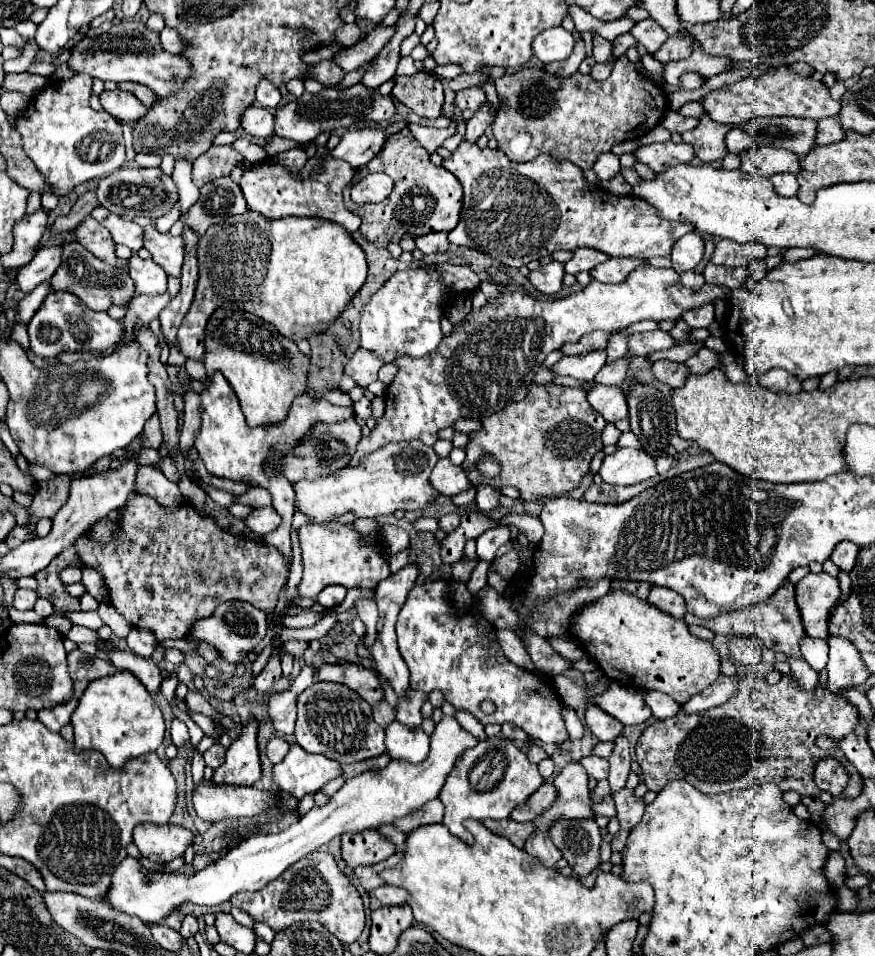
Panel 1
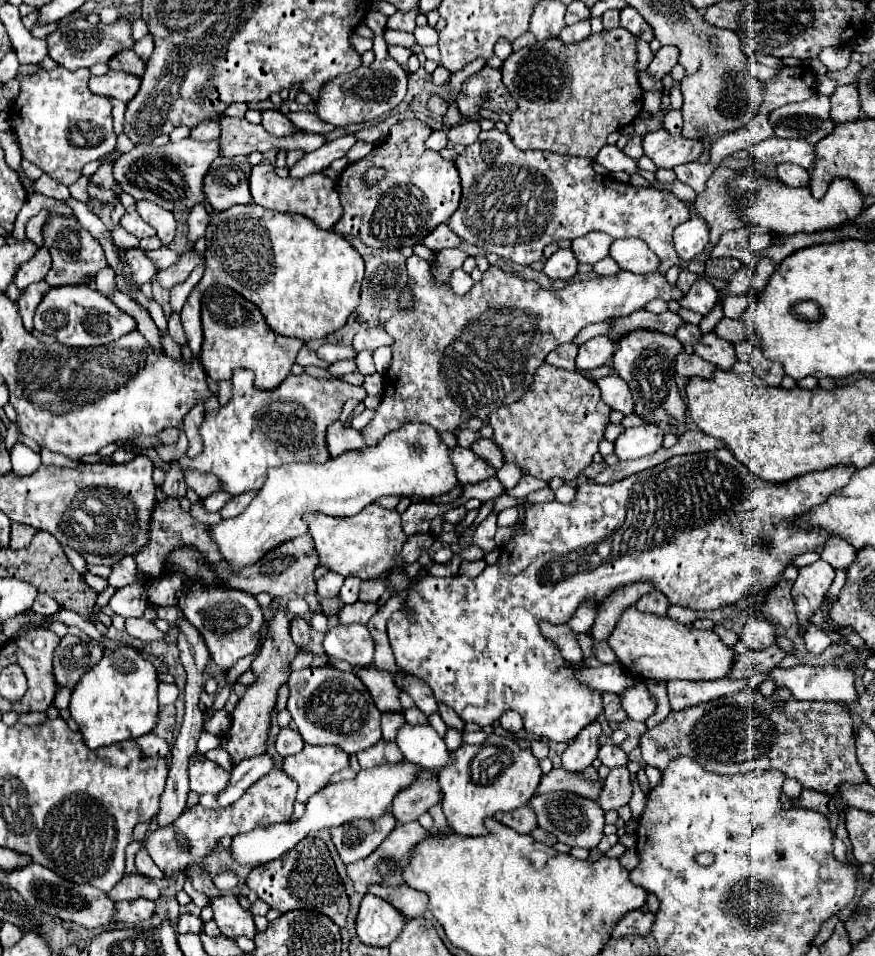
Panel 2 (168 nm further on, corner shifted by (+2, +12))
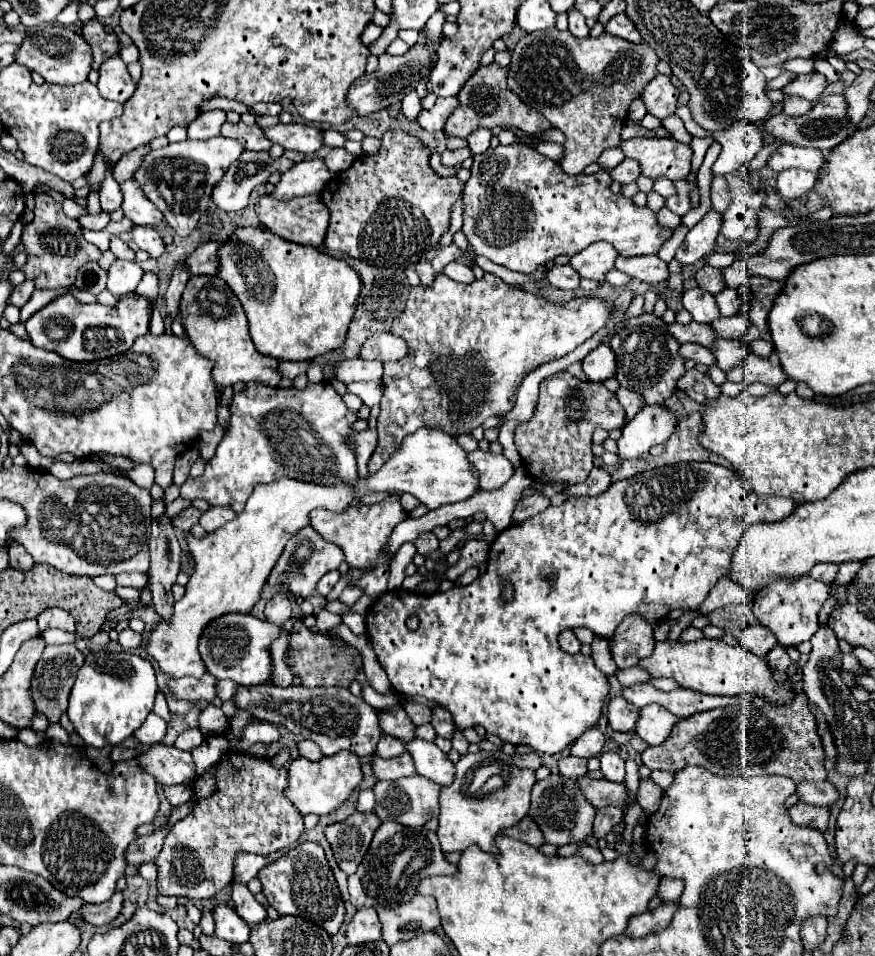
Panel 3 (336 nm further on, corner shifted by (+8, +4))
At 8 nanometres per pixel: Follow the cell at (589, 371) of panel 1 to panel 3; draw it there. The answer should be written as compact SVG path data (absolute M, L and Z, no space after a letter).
M600 344L598 348L590 350L582 360L582 370L590 382L602 382L614 376L616 370L616 356L608 344Z

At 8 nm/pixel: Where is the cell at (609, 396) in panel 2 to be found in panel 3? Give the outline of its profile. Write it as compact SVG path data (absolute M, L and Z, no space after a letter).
M618 388L614 394L626 412L626 422L630 422L636 416L636 412L644 406L644 402L640 402L640 396L628 388Z

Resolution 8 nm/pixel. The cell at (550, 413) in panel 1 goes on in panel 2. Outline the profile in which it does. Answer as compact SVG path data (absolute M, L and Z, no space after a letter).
M542 364L534 372L530 390L508 406L490 414L494 428L492 440L502 448L504 460L520 464L524 474L532 474L542 480L556 476L566 482L574 480L598 452L598 442L604 438L612 408L600 398L598 384L580 372L568 372L550 364Z

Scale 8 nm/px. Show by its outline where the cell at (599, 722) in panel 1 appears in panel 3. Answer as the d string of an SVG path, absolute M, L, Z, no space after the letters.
M616 696L608 702L608 724L618 732L634 730L636 714L638 714L638 708L620 696Z

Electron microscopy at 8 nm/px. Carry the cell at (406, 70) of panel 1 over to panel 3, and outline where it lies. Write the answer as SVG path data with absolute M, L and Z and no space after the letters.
M409 93L403 98L402 110L409 121L416 118L422 109L417 93Z

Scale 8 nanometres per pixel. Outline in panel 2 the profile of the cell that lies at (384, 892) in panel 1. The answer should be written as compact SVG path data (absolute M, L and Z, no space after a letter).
M374 884L374 886L370 886L368 892L374 894L374 896L380 896L388 904L392 904L400 914L404 914L406 920L422 916L428 910L428 894L414 890L410 886L388 888L388 886Z

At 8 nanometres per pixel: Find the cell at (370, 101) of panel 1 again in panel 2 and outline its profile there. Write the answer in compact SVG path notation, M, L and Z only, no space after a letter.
M374 28L376 38L374 38L374 54L376 60L370 66L360 66L352 74L340 74L332 82L328 82L322 88L320 100L316 102L316 114L334 126L348 126L348 124L358 124L358 122L368 122L374 118L384 116L390 112L394 106L398 106L404 96L406 96L406 86L408 86L408 70L394 62L388 54L388 44L382 38L382 28Z

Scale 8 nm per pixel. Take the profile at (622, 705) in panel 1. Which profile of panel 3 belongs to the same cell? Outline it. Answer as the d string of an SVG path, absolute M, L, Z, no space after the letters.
M648 704L648 706L640 708L640 716L638 716L634 732L648 744L660 744L666 740L666 736L670 734L670 730L676 722L678 722L678 718L674 714L670 714L668 710L664 710L662 706Z

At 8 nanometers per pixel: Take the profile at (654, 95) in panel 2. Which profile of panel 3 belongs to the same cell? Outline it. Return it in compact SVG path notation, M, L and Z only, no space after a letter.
M658 74L648 82L648 86L642 92L642 100L646 104L646 110L658 118L666 118L674 114L676 100L678 100L678 88L670 82L670 76Z

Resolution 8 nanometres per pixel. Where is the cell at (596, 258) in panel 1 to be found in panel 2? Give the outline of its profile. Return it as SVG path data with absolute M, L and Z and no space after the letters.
M590 232L590 234L580 236L580 238L576 238L572 242L572 252L576 254L576 258L580 262L596 264L598 260L602 260L602 258L608 256L612 242L614 242L614 238L610 238L608 234Z

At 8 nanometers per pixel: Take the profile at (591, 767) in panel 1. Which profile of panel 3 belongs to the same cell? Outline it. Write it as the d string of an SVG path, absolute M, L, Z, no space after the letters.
M604 752L600 754L600 770L606 780L610 782L624 782L624 760L616 752Z

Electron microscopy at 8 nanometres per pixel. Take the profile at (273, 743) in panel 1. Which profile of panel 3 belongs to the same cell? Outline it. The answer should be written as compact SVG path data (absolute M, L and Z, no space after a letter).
M300 740L296 744L296 750L298 750L298 756L302 758L308 758L308 760L320 760L322 754L320 754L320 748L308 740Z

